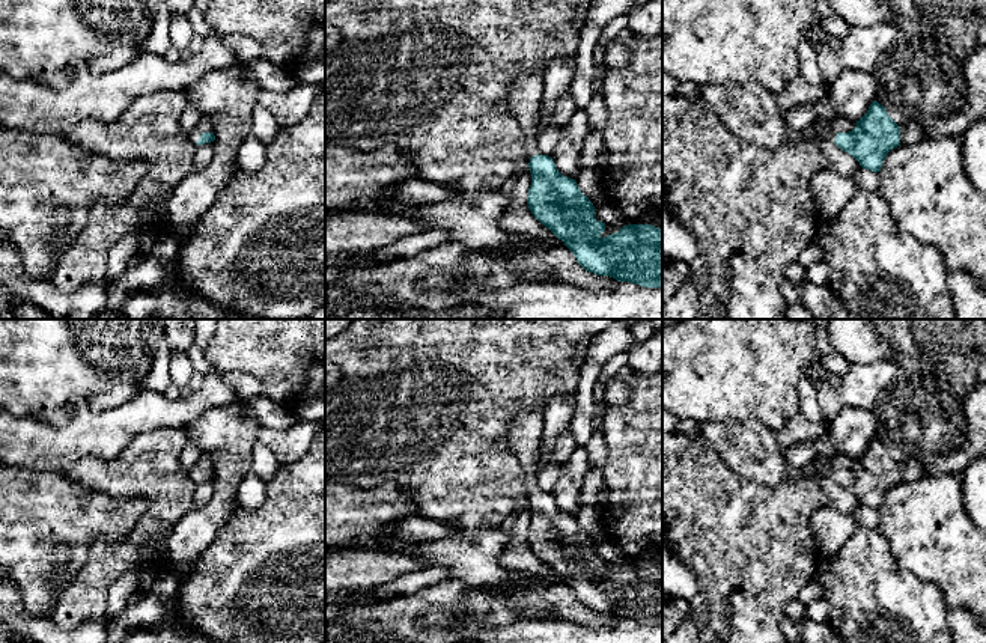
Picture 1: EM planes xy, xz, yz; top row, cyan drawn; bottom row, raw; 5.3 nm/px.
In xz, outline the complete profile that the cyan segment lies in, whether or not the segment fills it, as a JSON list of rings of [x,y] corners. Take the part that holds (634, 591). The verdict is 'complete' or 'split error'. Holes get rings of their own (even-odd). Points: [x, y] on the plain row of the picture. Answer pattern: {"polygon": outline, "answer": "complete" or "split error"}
{"polygon": [[[528,408],[516,416],[507,434],[531,494],[528,547],[565,580],[586,608],[644,625],[662,625],[662,566],[628,562],[602,575],[605,560],[595,556],[595,544],[577,518],[563,513],[551,494],[537,491],[542,432],[543,410]]], "answer": "split error"}

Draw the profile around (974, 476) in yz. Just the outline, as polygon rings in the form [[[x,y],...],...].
[[[986,453],[972,459],[960,477],[965,512],[975,527],[986,530]]]

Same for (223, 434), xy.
[[[235,401],[181,426],[190,434],[190,441],[212,459],[215,477],[211,500],[187,513],[172,530],[169,563],[179,574],[193,566],[197,554],[212,544],[218,530],[239,510],[238,488],[251,471],[251,450],[260,429],[259,423],[247,422],[239,411],[241,402]]]

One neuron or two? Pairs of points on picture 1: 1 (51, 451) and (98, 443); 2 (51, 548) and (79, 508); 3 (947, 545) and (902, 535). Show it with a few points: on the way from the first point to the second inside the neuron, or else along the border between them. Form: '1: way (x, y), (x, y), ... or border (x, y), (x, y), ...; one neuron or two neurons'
1: way (63, 446), (68, 443), (86, 443); one neuron
2: way (51, 538), (68, 518); one neuron
3: way (937, 539), (929, 535), (912, 535); one neuron

